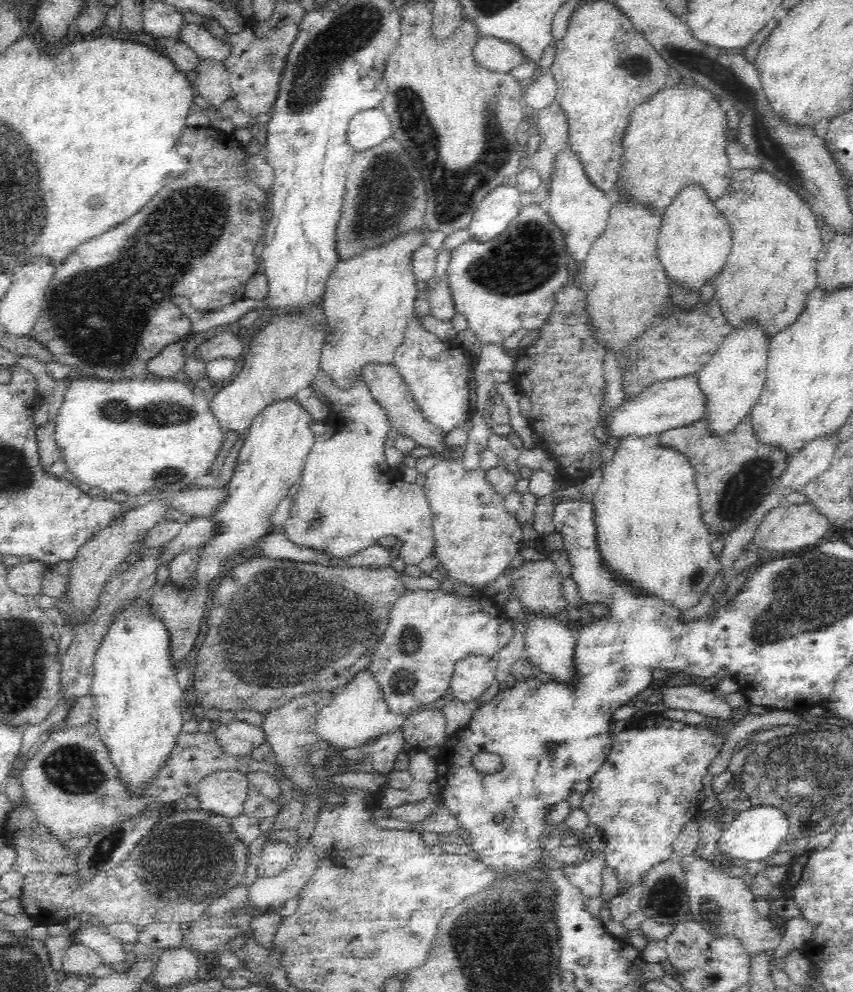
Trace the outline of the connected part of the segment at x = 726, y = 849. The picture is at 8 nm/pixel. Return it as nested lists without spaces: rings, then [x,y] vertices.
[[[758,805],[750,807],[746,812],[736,813],[734,820],[726,824],[722,836],[718,840],[717,858],[727,863],[742,861],[751,867],[778,853],[779,847],[786,846],[789,821],[782,809],[770,805]]]

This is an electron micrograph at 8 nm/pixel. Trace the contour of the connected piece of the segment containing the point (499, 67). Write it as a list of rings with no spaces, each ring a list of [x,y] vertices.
[[[498,37],[480,38],[474,46],[474,54],[480,65],[504,73],[510,73],[525,59],[522,47]]]

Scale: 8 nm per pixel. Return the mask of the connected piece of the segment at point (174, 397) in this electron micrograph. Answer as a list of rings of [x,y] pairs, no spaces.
[[[182,376],[172,379],[162,379],[158,377],[120,379],[117,381],[104,380],[76,380],[68,383],[67,392],[60,396],[58,403],[59,411],[55,417],[55,440],[62,454],[61,459],[66,464],[67,476],[72,477],[77,483],[84,483],[91,487],[103,490],[105,495],[112,492],[122,492],[126,495],[138,496],[138,494],[152,493],[160,496],[169,496],[180,491],[187,490],[193,486],[194,482],[202,476],[211,473],[212,464],[220,452],[220,447],[224,444],[226,434],[223,426],[220,425],[219,418],[208,410],[211,399],[204,396],[202,388],[195,388],[188,380]]]

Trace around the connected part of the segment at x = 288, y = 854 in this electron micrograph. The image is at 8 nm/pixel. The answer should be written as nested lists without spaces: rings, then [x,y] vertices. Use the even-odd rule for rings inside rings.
[[[266,841],[263,844],[260,858],[254,861],[257,866],[257,875],[262,877],[276,876],[286,868],[294,856],[294,847],[286,842]]]

